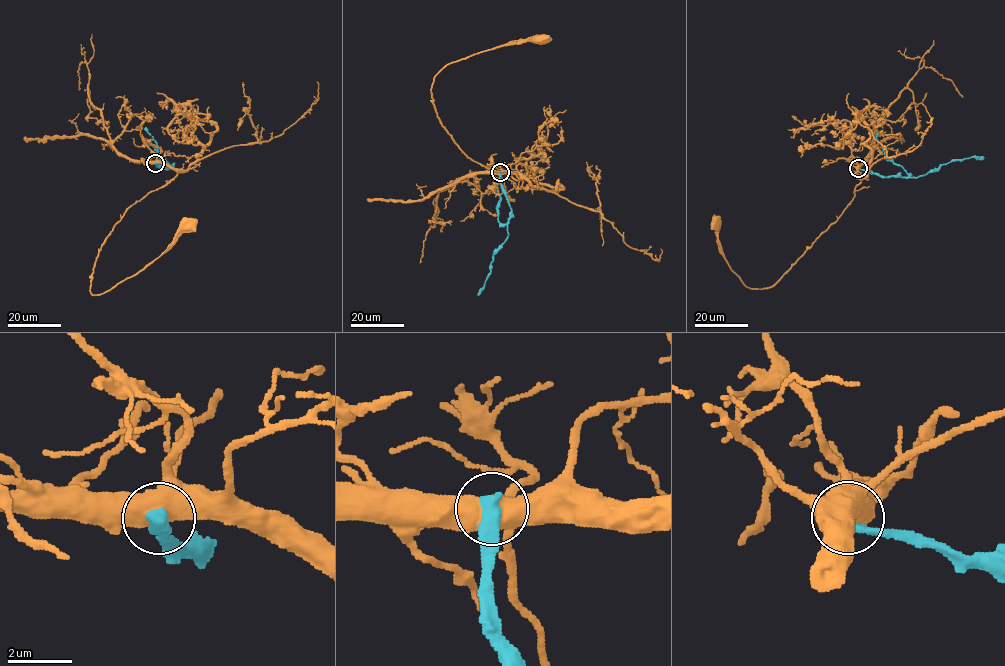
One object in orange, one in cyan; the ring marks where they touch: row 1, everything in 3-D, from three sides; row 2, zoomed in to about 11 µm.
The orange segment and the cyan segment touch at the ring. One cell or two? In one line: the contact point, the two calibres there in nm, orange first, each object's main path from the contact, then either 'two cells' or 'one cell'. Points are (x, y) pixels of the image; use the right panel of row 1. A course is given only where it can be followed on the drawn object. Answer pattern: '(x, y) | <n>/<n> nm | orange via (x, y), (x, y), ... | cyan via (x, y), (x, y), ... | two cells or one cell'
(858, 168) | 550/460 nm | orange via (858, 168), (856, 175), (860, 182), (839, 218), (772, 285), (760, 289), (744, 285), (724, 258), (715, 223) | cyan via (858, 168), (884, 177), (919, 177), (951, 161), (975, 157), (983, 159) | two cells

